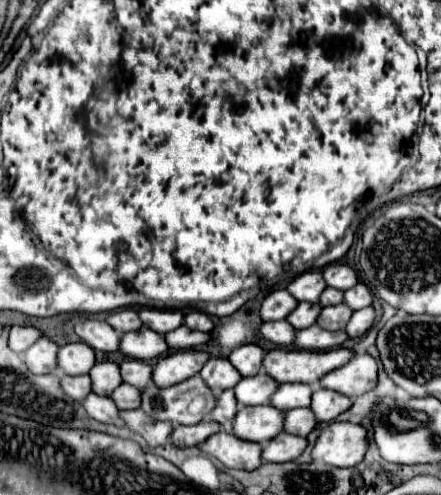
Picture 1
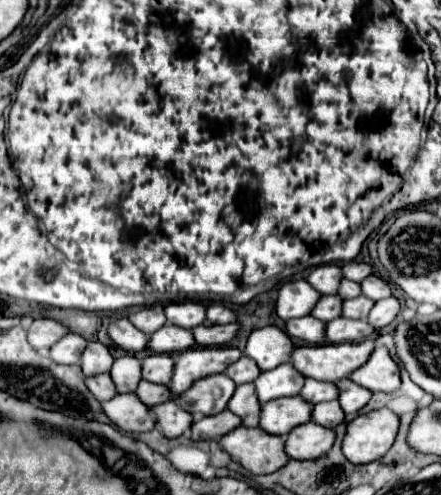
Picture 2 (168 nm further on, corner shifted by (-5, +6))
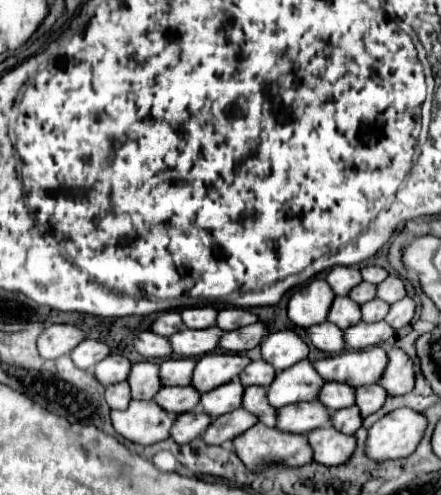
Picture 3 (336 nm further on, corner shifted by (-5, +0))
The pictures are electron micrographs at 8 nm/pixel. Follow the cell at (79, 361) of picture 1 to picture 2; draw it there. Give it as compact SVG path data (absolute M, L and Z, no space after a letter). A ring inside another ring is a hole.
M90 341L80 355L80 367L82 367L84 375L88 375L88 377L98 375L98 373L108 373L112 367L112 361L114 359L112 359L108 347L98 341Z

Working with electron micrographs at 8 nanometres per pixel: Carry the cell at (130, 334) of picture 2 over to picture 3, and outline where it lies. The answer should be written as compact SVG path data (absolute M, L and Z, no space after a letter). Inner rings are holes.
M152 331L138 333L138 335L134 337L134 345L136 345L138 353L144 355L144 357L170 357L170 355L172 355L168 337L154 335Z

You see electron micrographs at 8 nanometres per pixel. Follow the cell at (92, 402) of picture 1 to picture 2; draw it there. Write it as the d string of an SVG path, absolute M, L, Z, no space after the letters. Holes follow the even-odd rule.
M134 393L116 395L108 401L100 403L104 413L110 417L114 425L130 433L142 433L154 429L154 417L148 413L148 407L140 403Z

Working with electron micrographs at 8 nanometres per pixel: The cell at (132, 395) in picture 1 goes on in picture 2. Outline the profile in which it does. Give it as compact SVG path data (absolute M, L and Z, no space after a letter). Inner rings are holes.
M140 381L138 387L136 387L136 391L134 391L134 395L138 395L140 401L144 405L148 405L148 407L156 405L156 403L162 403L166 399L174 399L164 385L154 385L150 381Z

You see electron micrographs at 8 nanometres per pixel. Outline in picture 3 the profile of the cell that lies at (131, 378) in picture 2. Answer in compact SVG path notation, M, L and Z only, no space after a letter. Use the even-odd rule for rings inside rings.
M148 361L146 363L136 363L130 371L128 383L130 383L130 389L132 389L132 399L150 401L162 389L158 365L148 363Z

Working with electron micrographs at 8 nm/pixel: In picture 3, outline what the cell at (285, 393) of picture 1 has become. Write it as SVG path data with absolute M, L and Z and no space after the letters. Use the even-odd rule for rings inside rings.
M326 383L322 387L320 393L320 401L330 409L330 411L338 411L344 407L352 407L354 405L354 387L346 385L346 383Z

